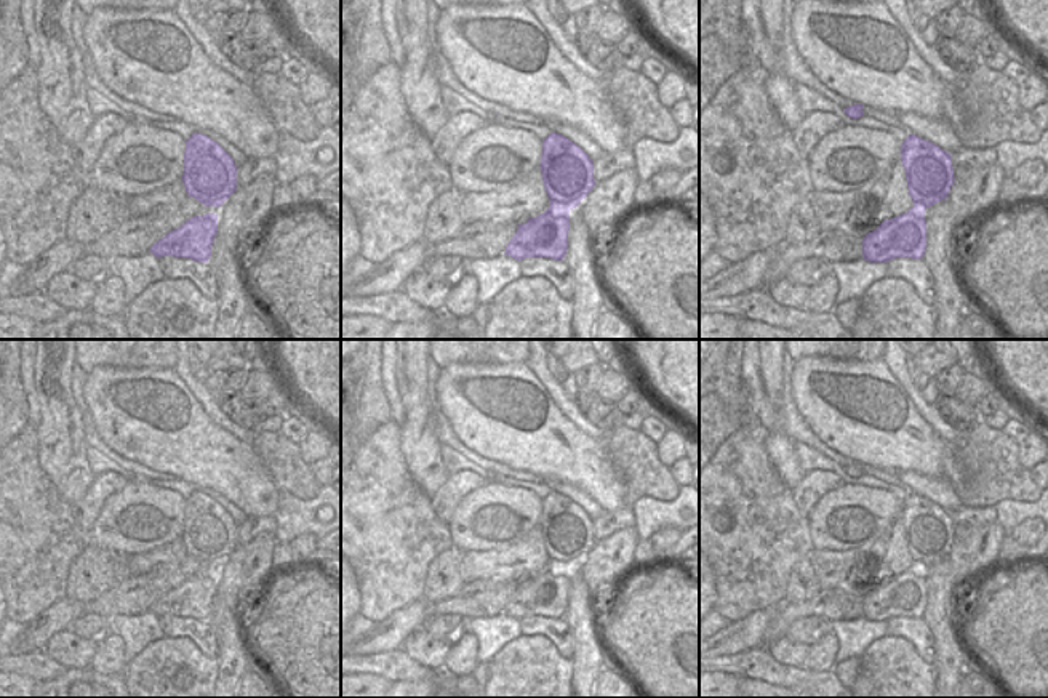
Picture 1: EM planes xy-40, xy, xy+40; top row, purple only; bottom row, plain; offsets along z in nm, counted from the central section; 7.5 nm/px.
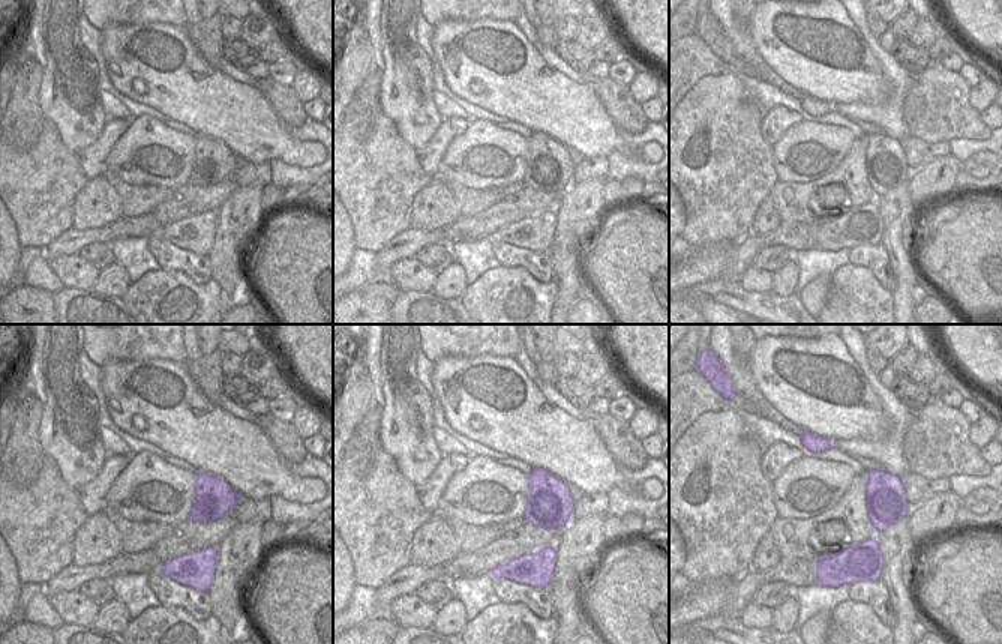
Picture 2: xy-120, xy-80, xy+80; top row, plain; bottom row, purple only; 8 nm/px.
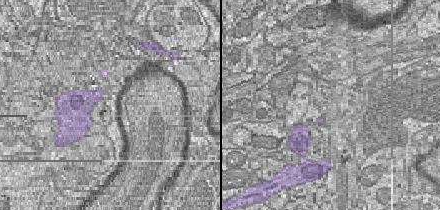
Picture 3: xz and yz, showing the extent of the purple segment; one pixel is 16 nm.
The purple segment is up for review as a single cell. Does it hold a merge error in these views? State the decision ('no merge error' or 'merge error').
merge error

